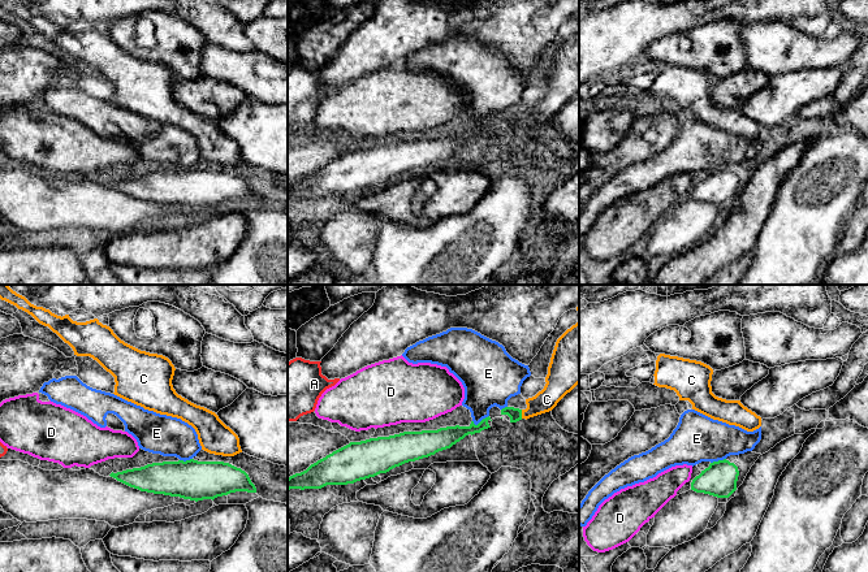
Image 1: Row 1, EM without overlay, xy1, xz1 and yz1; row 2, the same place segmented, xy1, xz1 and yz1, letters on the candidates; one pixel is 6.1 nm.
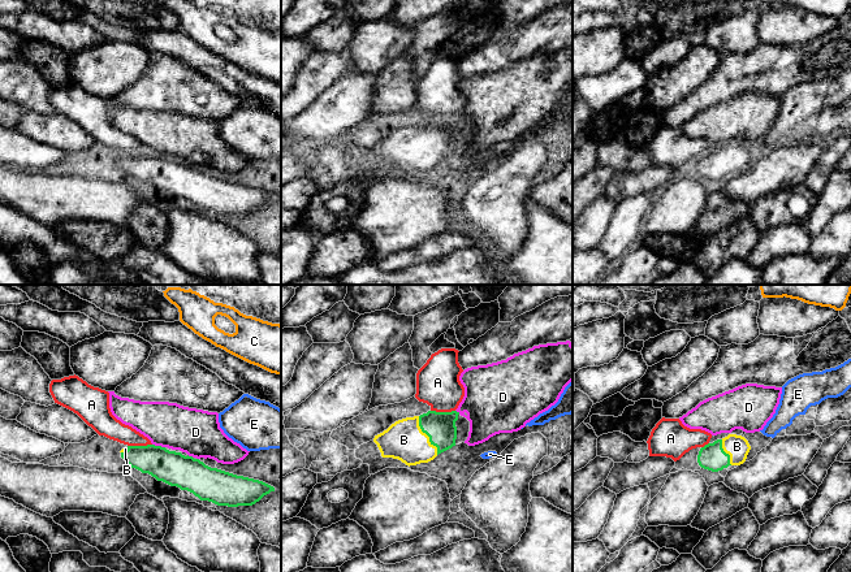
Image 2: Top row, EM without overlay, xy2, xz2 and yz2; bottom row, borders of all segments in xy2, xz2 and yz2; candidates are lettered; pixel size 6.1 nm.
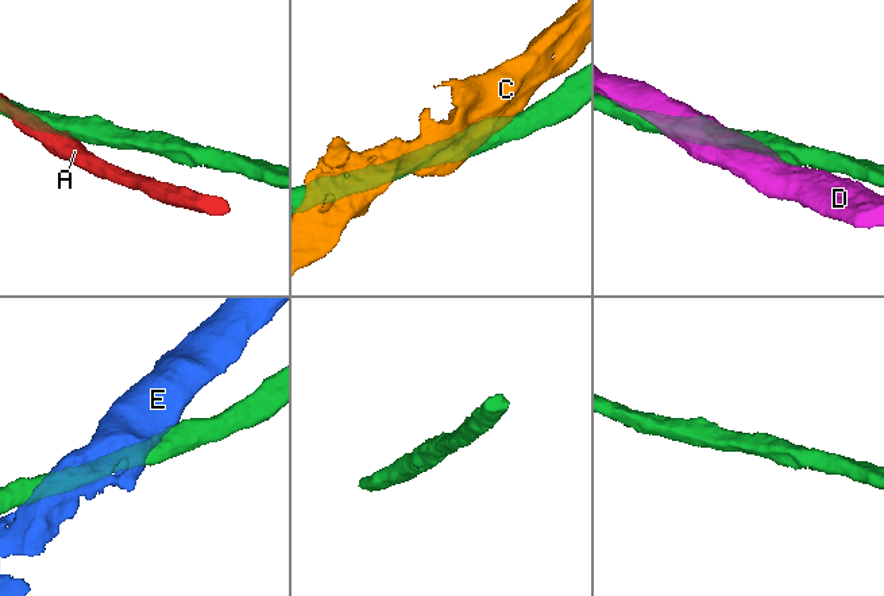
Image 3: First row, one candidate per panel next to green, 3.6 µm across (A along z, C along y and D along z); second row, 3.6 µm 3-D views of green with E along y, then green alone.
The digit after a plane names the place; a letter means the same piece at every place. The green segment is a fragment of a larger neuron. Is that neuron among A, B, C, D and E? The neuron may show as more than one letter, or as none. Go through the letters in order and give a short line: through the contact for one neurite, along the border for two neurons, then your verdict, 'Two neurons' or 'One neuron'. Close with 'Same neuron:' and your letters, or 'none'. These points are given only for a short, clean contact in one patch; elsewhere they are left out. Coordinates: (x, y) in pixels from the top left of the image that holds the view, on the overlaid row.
A: Line: xy2 (151, 443), (128, 446). Two neurons
B: Line: xz2 (440, 427), (427, 434), (419, 440), (404, 440). One neuron
C: Two neurons
D: Two neurons
E: Two neurons
Same neuron: B

